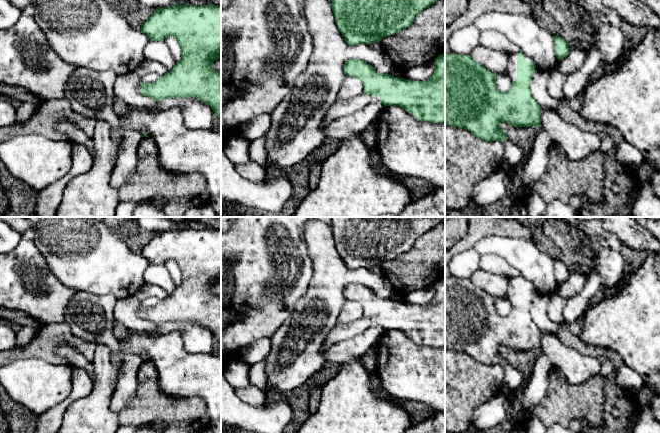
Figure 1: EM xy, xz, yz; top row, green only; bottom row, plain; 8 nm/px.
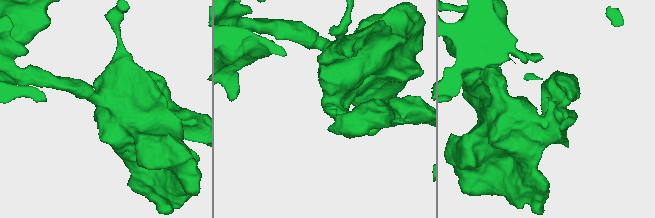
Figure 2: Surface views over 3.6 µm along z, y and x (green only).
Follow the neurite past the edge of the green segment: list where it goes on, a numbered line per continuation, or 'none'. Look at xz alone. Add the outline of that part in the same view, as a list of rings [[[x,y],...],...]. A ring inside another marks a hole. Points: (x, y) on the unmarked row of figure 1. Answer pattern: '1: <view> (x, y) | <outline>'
1: xz (342, 331) | [[[362,317],[350,323],[338,322],[328,334],[322,347],[322,351],[326,352],[335,343],[354,338],[364,333],[368,328],[371,328],[374,325],[380,325],[380,321],[369,320],[366,317]]]

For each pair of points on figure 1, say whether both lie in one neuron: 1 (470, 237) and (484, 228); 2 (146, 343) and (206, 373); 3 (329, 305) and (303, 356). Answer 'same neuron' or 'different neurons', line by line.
1: same neuron
2: same neuron
3: same neuron

